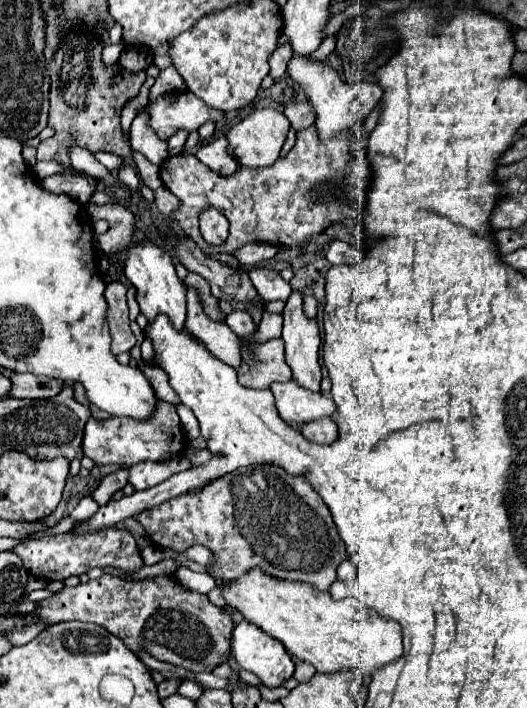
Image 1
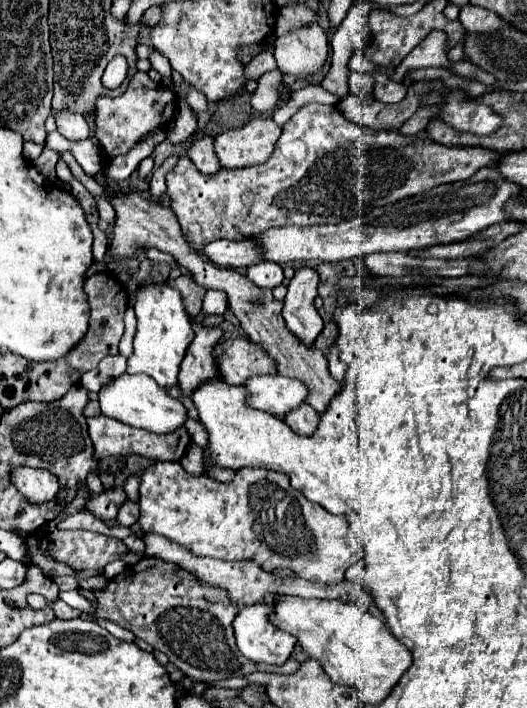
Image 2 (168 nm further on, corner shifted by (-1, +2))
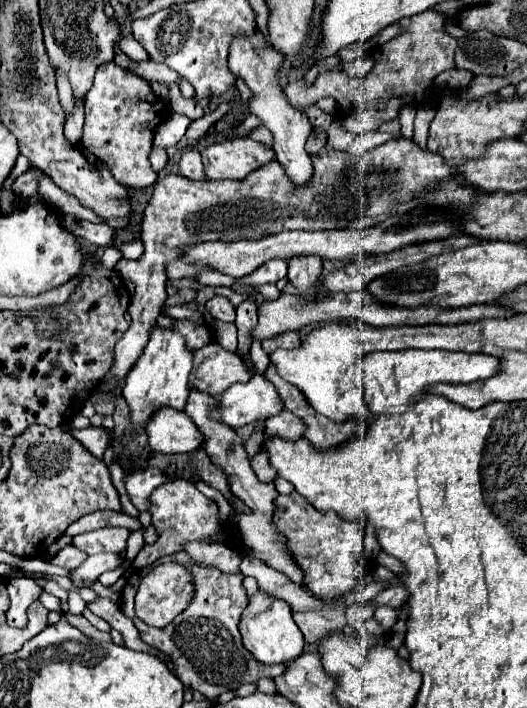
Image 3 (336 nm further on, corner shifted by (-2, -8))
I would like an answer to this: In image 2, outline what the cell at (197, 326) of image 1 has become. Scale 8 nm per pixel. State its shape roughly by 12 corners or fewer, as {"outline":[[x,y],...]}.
{"outline":[[192,320],[196,336],[182,360],[182,404],[198,420],[190,394],[218,376],[214,348],[224,330]]}

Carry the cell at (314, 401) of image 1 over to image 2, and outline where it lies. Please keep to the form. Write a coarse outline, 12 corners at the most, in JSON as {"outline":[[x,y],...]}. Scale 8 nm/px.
{"outline":[[280,374],[246,382],[252,408],[286,416],[306,402],[306,386]]}

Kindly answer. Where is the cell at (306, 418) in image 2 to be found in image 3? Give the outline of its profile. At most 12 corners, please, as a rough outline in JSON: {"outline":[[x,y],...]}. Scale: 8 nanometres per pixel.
{"outline":[[283,410],[265,420],[265,434],[285,440],[303,436],[303,422]]}

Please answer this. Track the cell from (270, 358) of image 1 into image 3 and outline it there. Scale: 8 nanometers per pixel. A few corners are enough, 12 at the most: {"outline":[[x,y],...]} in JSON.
{"outline":[[217,342],[193,352],[189,388],[219,398],[249,366]]}

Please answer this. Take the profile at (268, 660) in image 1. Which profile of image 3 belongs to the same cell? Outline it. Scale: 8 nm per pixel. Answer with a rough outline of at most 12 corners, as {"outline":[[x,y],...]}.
{"outline":[[257,590],[239,622],[263,664],[301,656],[291,606]]}

